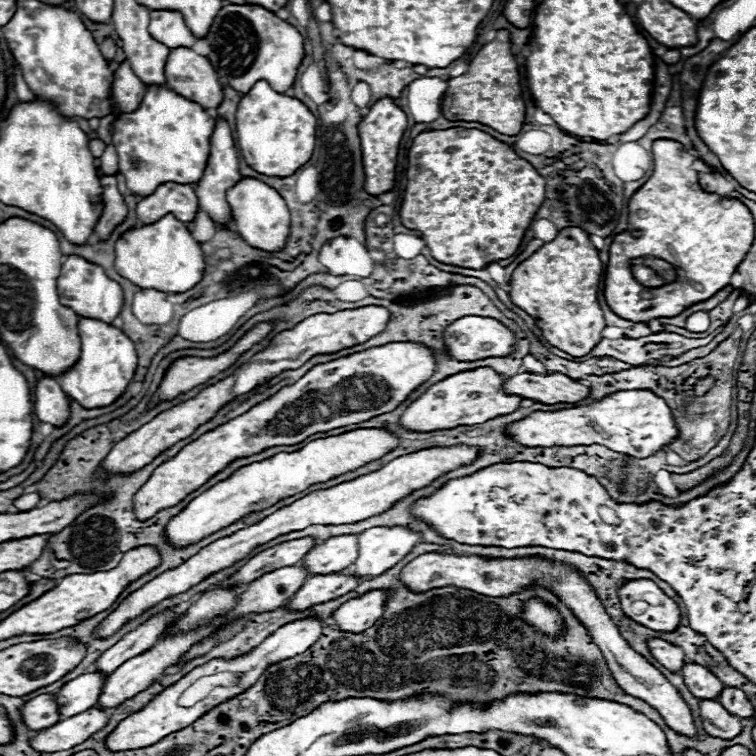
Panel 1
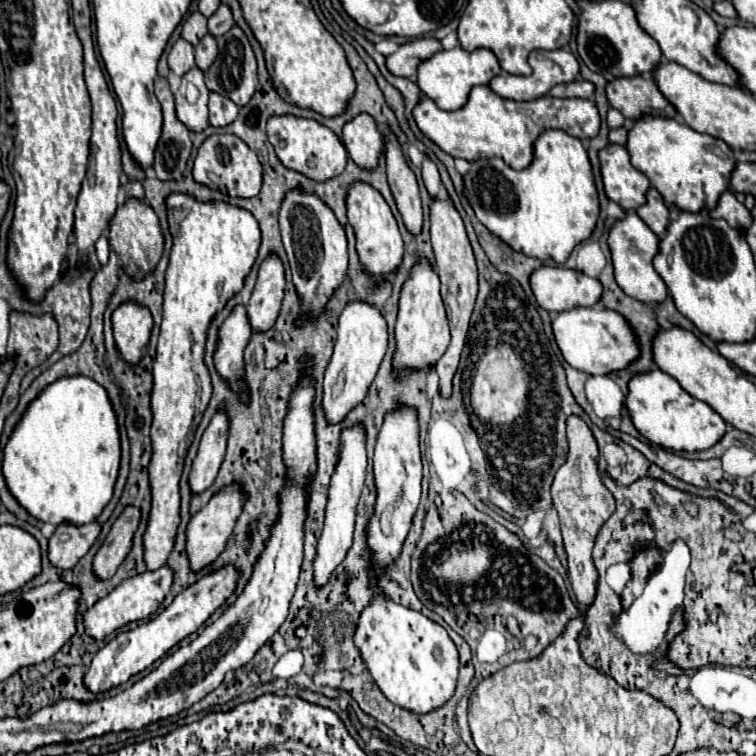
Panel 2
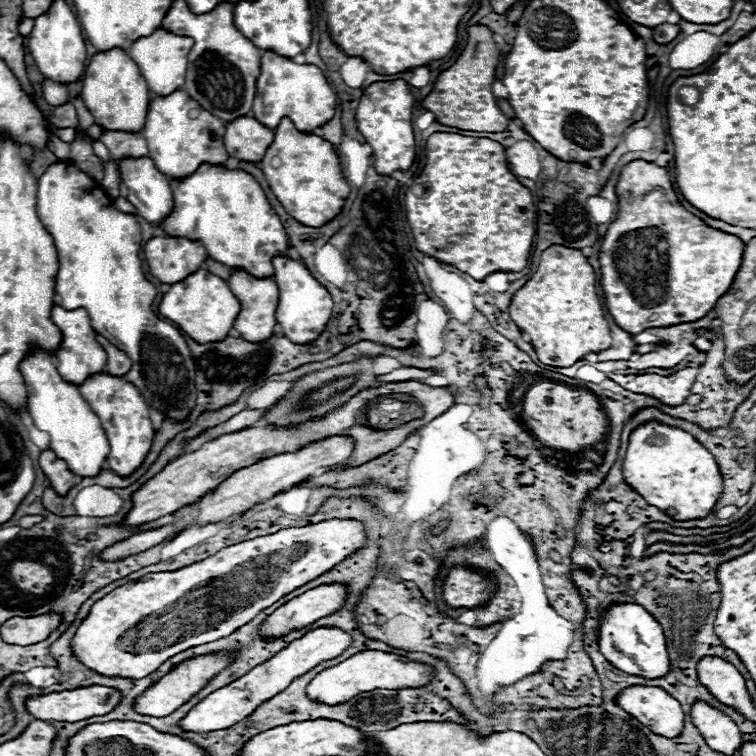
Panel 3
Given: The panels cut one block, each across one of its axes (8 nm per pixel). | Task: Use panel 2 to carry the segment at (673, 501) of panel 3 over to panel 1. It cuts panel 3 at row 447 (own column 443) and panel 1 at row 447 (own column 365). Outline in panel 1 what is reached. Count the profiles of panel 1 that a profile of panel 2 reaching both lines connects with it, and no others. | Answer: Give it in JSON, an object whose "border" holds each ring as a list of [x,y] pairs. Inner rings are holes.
{"border":[[[622,390],[590,406],[558,410],[558,412],[532,412],[528,418],[508,426],[508,434],[524,446],[576,446],[576,444],[602,444],[614,452],[634,458],[646,458],[678,436],[668,404],[650,390]]]}

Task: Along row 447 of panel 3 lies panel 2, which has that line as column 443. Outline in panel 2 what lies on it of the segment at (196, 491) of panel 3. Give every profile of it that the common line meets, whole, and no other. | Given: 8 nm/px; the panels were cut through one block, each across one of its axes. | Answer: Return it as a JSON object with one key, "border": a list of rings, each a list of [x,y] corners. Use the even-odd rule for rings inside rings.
{"border":[[[434,200],[430,208],[430,236],[432,236],[432,248],[436,254],[436,272],[442,282],[442,300],[446,306],[448,322],[450,322],[450,332],[452,340],[446,350],[446,354],[438,360],[436,364],[436,374],[440,378],[440,394],[448,398],[452,394],[452,378],[456,374],[458,362],[462,348],[466,344],[466,334],[468,334],[468,322],[474,310],[476,294],[478,294],[478,272],[476,272],[476,260],[464,230],[464,222],[456,208],[452,206],[450,200]]]}

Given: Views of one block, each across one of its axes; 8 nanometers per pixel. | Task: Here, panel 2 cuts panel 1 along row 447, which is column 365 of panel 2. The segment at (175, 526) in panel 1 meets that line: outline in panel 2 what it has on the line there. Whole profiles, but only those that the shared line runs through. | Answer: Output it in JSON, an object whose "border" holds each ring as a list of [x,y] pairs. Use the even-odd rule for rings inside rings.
{"border":[[[360,302],[346,306],[346,310],[340,314],[334,354],[324,372],[322,410],[330,426],[340,424],[346,418],[346,414],[366,398],[368,388],[386,354],[386,348],[388,348],[388,332],[382,314],[374,306],[360,304]]]}

